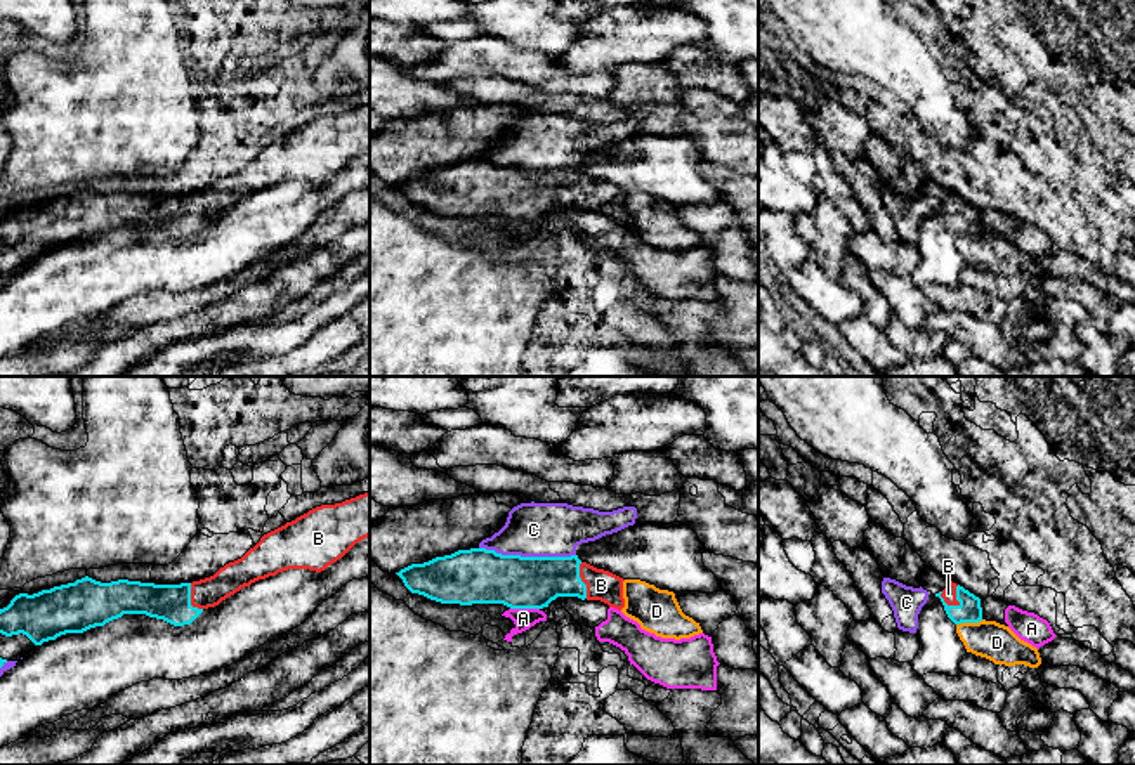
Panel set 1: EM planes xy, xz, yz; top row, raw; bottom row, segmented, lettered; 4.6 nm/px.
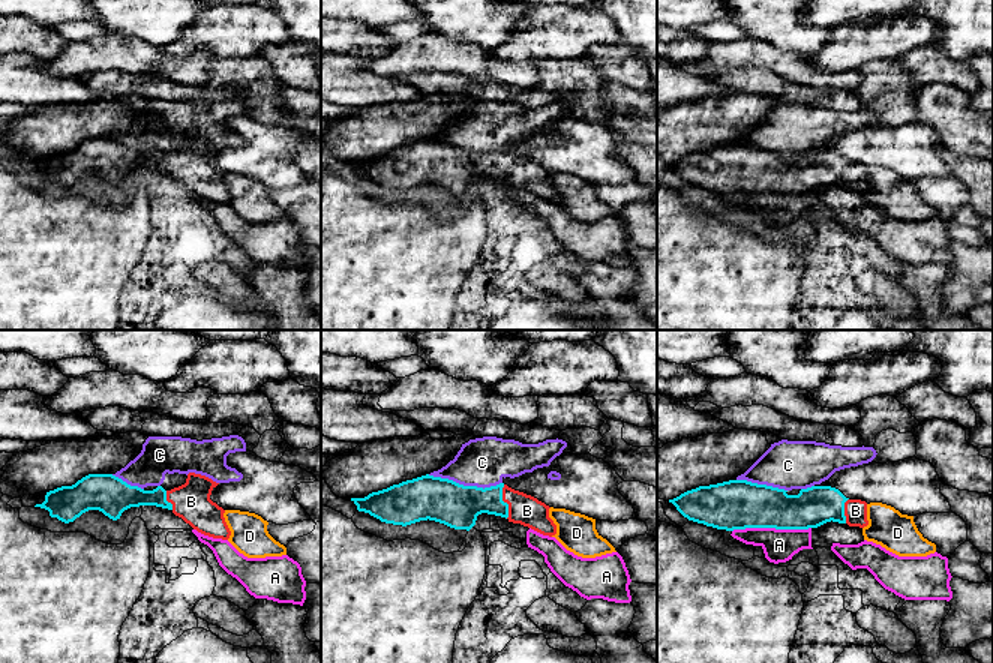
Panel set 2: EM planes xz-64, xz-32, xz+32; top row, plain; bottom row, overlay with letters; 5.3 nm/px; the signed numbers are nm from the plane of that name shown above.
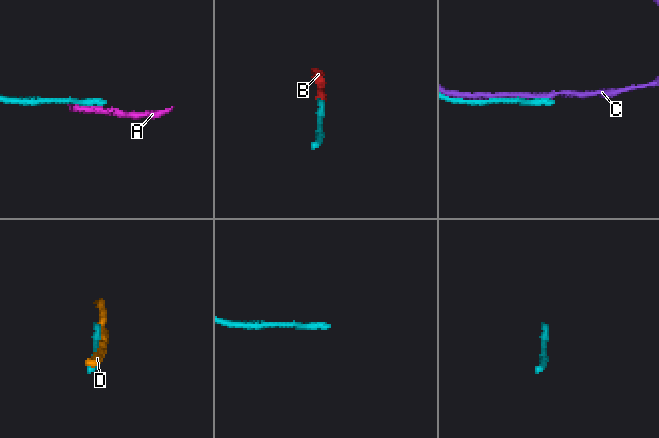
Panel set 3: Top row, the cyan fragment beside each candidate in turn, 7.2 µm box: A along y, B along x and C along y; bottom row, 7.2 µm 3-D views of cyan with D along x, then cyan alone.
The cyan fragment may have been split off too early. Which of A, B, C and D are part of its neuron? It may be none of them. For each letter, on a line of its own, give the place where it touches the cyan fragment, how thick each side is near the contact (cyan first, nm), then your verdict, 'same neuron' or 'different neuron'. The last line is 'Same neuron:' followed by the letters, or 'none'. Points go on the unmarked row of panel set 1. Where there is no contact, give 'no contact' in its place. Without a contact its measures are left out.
A: meets cyan in xz at (524, 219); 260 nm thick on the cyan side, 100 nm on the other; different neuron
B: meets cyan in yz at (957, 210); 110 nm thick on the cyan side, 70 nm on the other; same neuron
C: meets cyan in xz at (528, 169); 260 nm thick on the cyan side, 260 nm on the other; different neuron
D: meets cyan in yz at (969, 233); 110 nm thick on the cyan side, 180 nm on the other; different neuron
Same neuron: B

